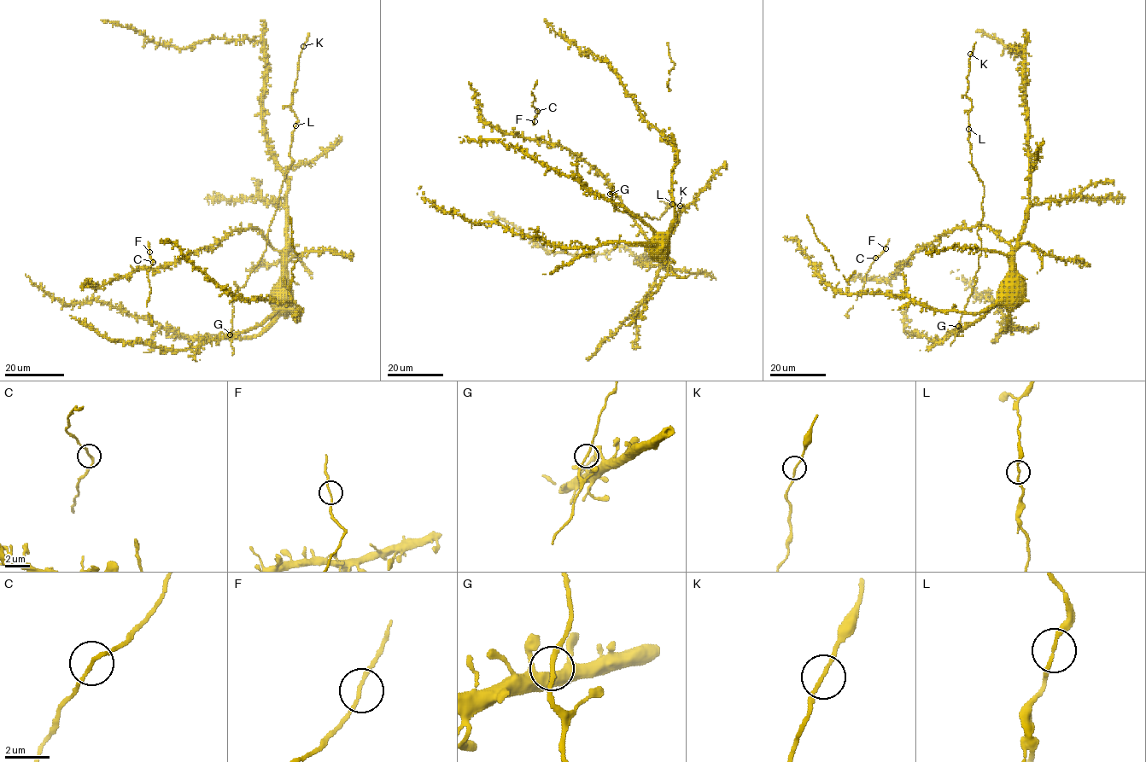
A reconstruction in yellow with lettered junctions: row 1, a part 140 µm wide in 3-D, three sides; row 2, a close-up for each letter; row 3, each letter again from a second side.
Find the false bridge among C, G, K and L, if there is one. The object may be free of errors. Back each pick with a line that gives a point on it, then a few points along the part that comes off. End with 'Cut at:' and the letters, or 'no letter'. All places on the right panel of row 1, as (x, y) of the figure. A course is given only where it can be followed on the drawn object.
Cut at: no letter

